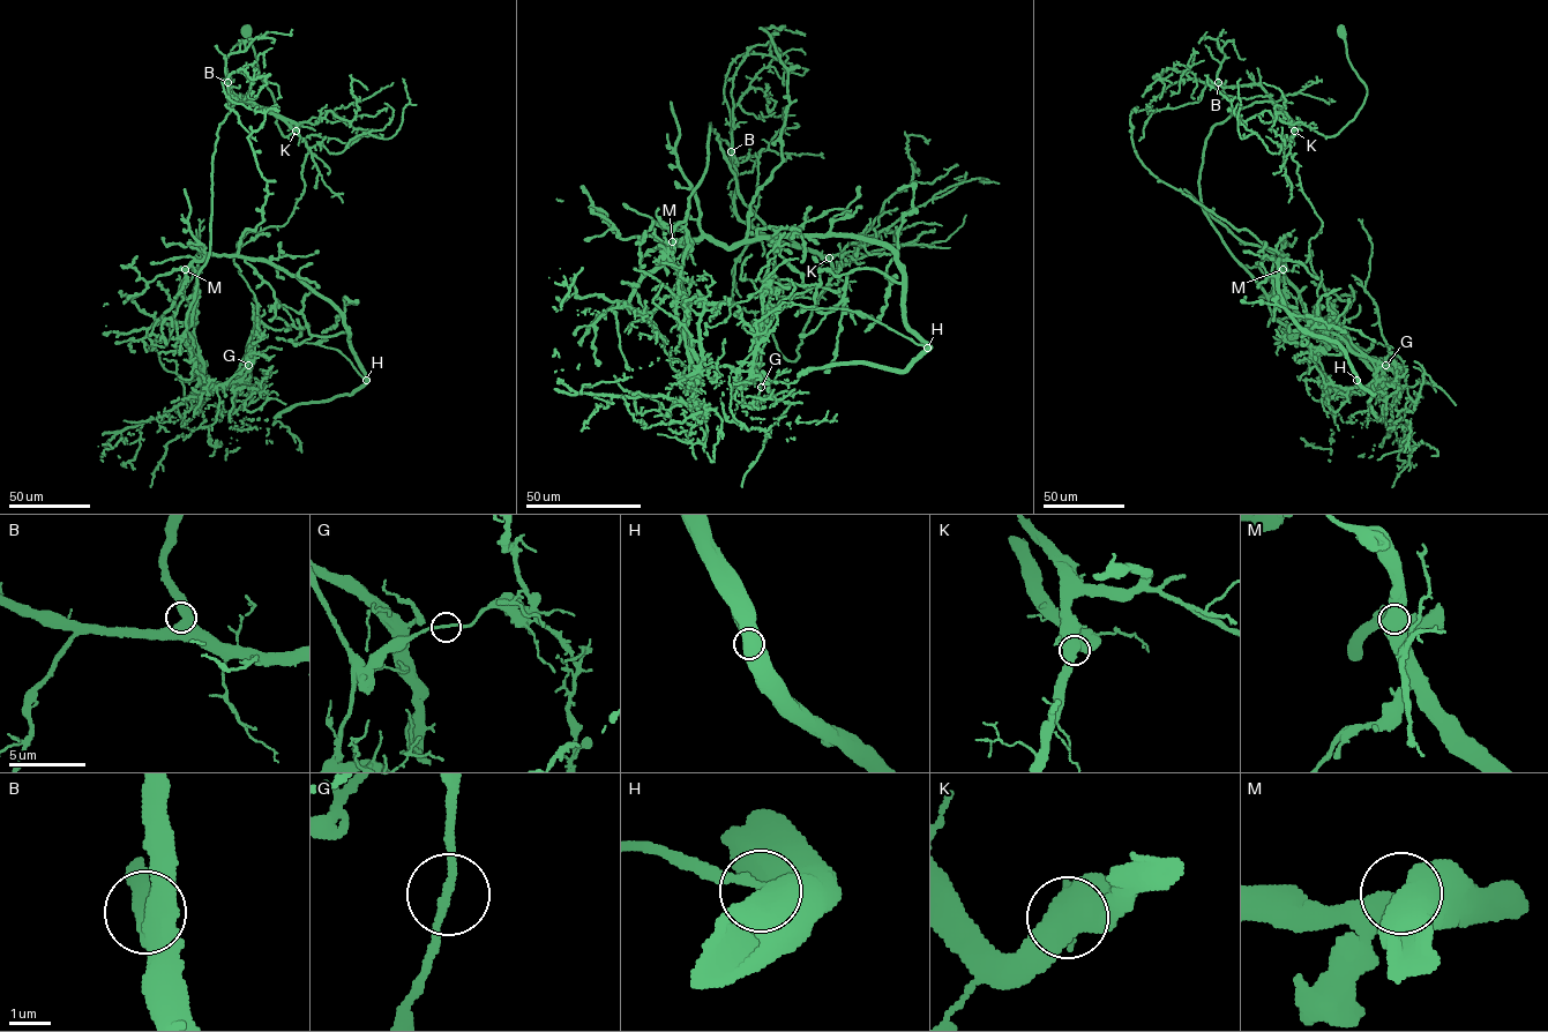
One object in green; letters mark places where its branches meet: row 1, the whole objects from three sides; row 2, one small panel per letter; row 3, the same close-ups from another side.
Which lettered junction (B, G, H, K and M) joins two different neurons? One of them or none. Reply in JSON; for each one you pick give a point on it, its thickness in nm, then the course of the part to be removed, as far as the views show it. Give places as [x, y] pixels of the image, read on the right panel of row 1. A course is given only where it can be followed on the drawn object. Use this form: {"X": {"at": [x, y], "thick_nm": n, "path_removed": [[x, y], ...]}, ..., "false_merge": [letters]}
{"G": {"at": [1385, 365], "thick_nm": 180, "path_removed": [[1385, 365], [1279, 322], [1204, 211], [1205, 141], [1255, 103], [1322, 222], [1292, 271]]}, "false_merge": ["G"]}

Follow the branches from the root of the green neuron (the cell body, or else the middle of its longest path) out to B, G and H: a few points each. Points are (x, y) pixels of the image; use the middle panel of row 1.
B: (757, 324), (794, 360), (800, 334), (834, 270), (827, 258), (767, 237), (739, 218), (731, 151)
G: (757, 324), (794, 360), (832, 263), (743, 202), (710, 124), (685, 330), (697, 374), (755, 371), (761, 387)
H: (757, 324), (794, 360), (834, 274), (734, 206), (725, 76), (784, 27), (747, 238), (884, 245), (927, 348)

